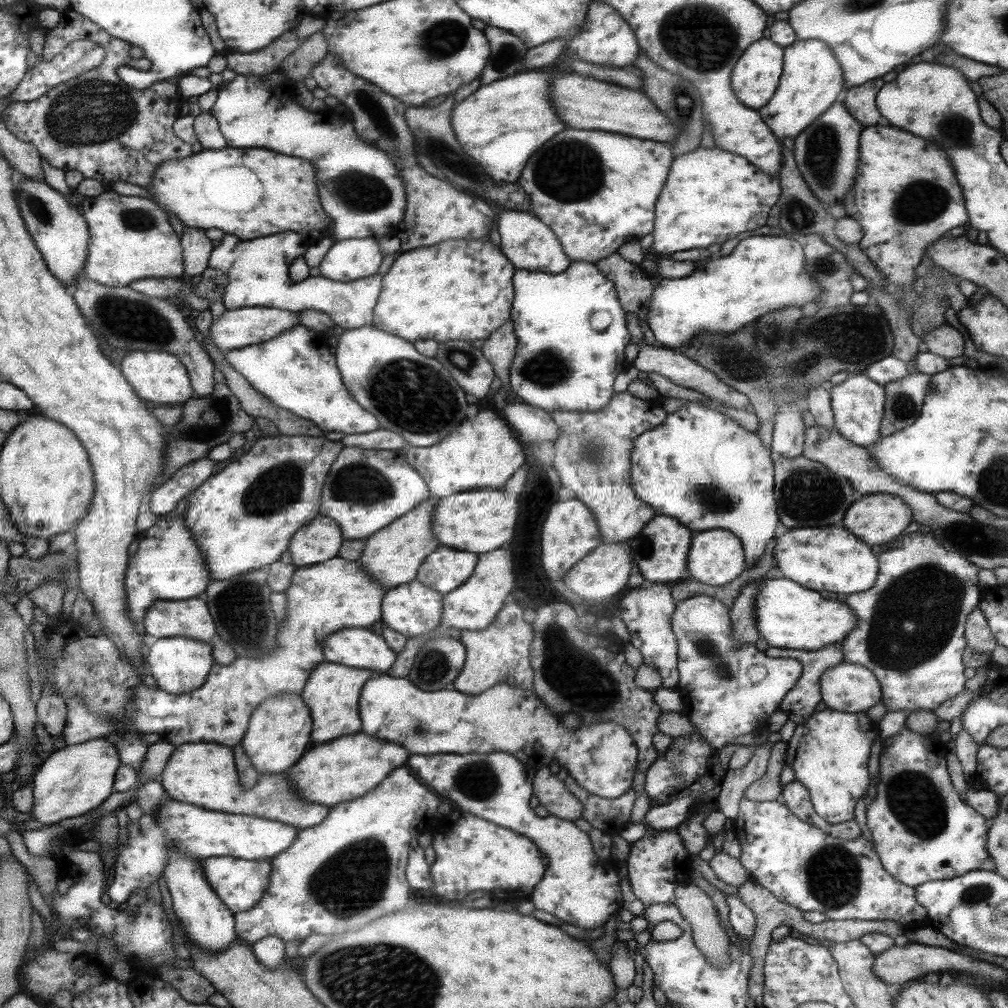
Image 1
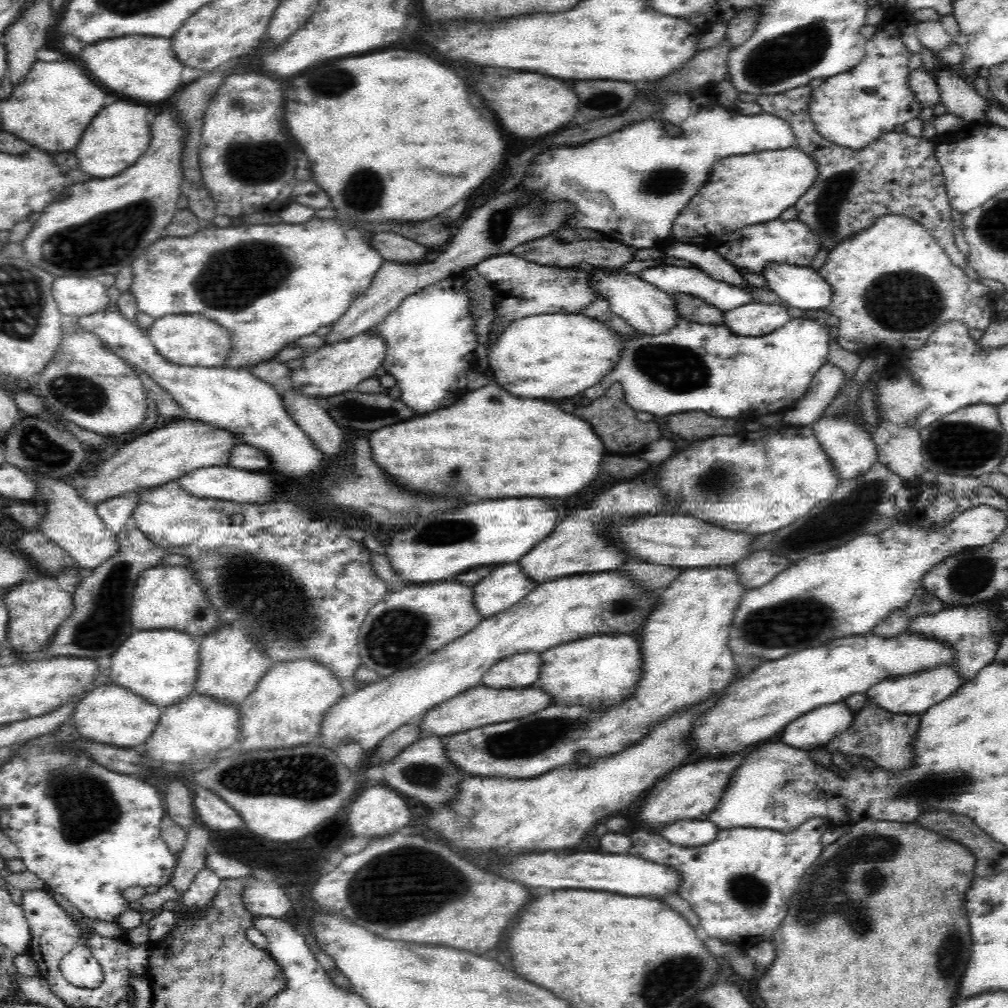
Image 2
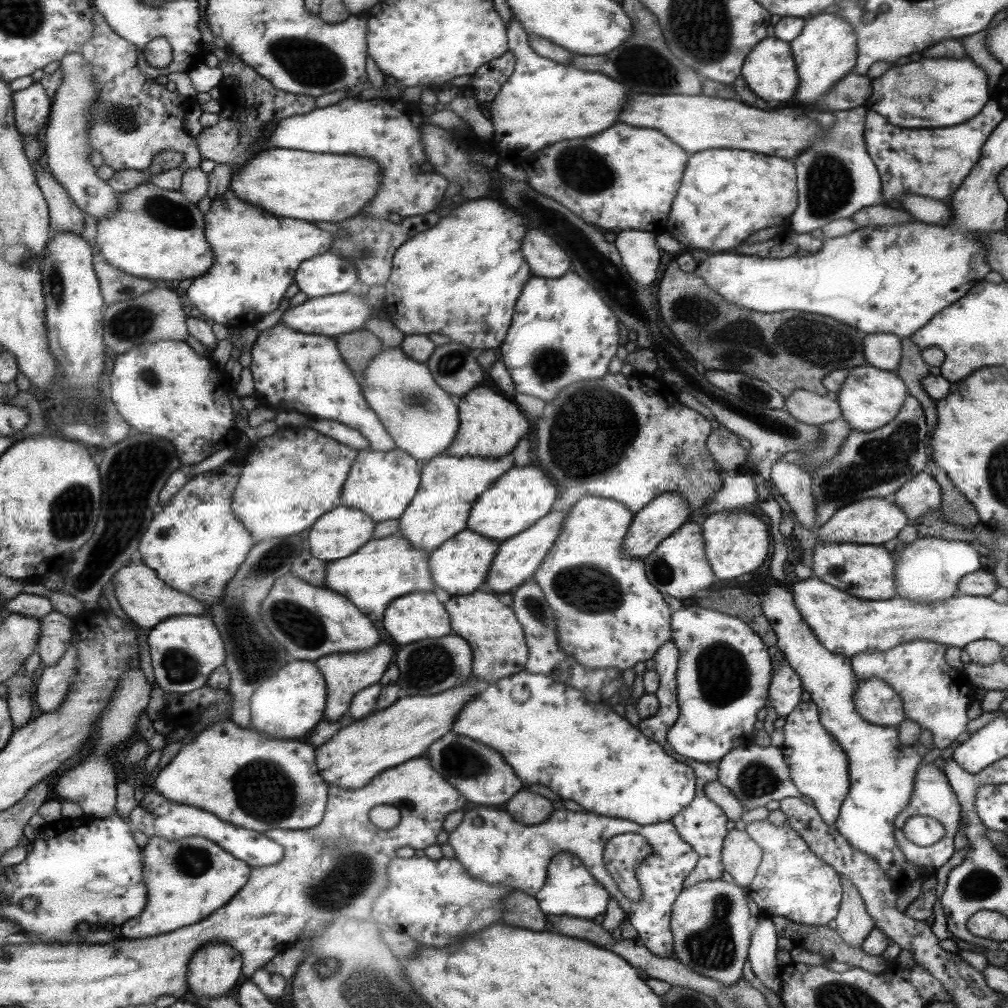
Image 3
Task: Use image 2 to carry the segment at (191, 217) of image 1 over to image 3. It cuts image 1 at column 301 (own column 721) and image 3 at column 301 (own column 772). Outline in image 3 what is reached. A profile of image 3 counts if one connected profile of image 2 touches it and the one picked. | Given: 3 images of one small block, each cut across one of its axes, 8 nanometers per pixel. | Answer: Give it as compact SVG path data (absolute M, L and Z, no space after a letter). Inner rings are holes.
M274 147L274 150L266 148L260 151L247 162L247 166L238 169L232 175L230 190L240 200L248 200L248 204L256 204L274 216L298 218L309 223L341 223L367 208L376 198L380 184L382 170L372 158Z

